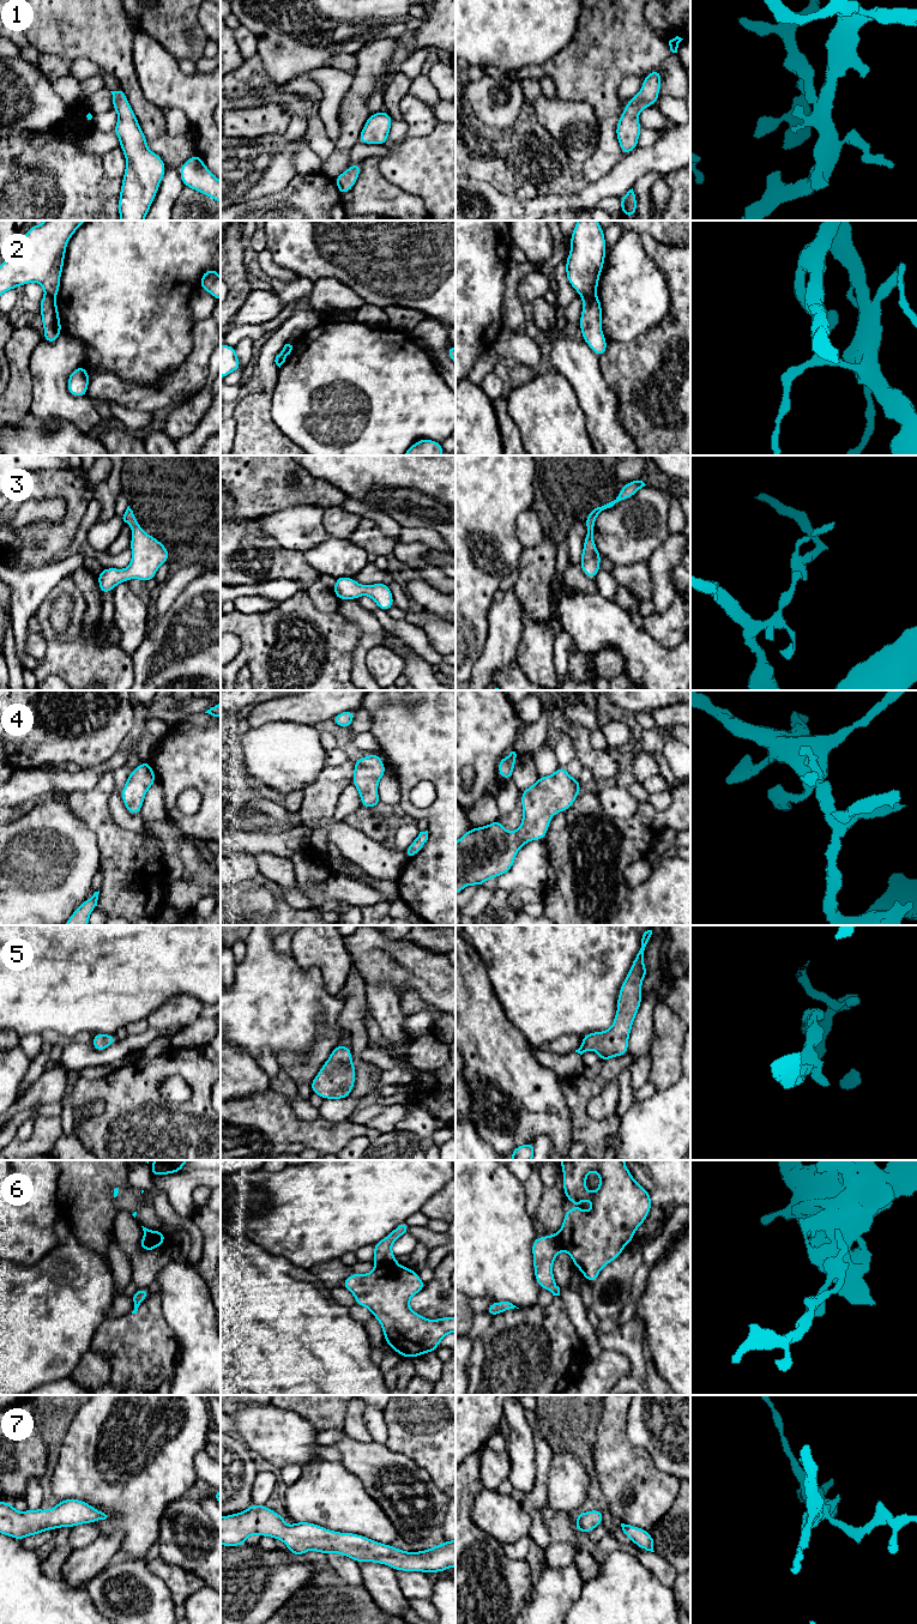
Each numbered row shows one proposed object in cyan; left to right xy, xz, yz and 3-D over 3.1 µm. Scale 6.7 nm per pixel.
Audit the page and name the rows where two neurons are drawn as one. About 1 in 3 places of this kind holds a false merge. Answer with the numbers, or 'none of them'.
2, 6

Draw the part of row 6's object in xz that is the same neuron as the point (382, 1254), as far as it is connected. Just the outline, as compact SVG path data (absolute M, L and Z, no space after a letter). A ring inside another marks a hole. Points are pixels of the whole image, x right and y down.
M406 1221L399 1224L390 1234L374 1244L374 1257L372 1262L375 1266L393 1264L397 1257L393 1255L391 1246L403 1234L408 1233L410 1226Z

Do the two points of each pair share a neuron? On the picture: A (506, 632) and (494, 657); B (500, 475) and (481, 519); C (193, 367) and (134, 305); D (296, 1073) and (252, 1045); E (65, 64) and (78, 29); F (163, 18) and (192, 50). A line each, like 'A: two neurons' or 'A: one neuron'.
A: one neuron
B: one neuron
C: two neurons
D: two neurons
E: two neurons
F: one neuron

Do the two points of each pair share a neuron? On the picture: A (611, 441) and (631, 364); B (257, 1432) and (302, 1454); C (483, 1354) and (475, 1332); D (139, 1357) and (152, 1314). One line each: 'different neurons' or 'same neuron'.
A: different neurons
B: same neuron
C: different neurons
D: same neuron

